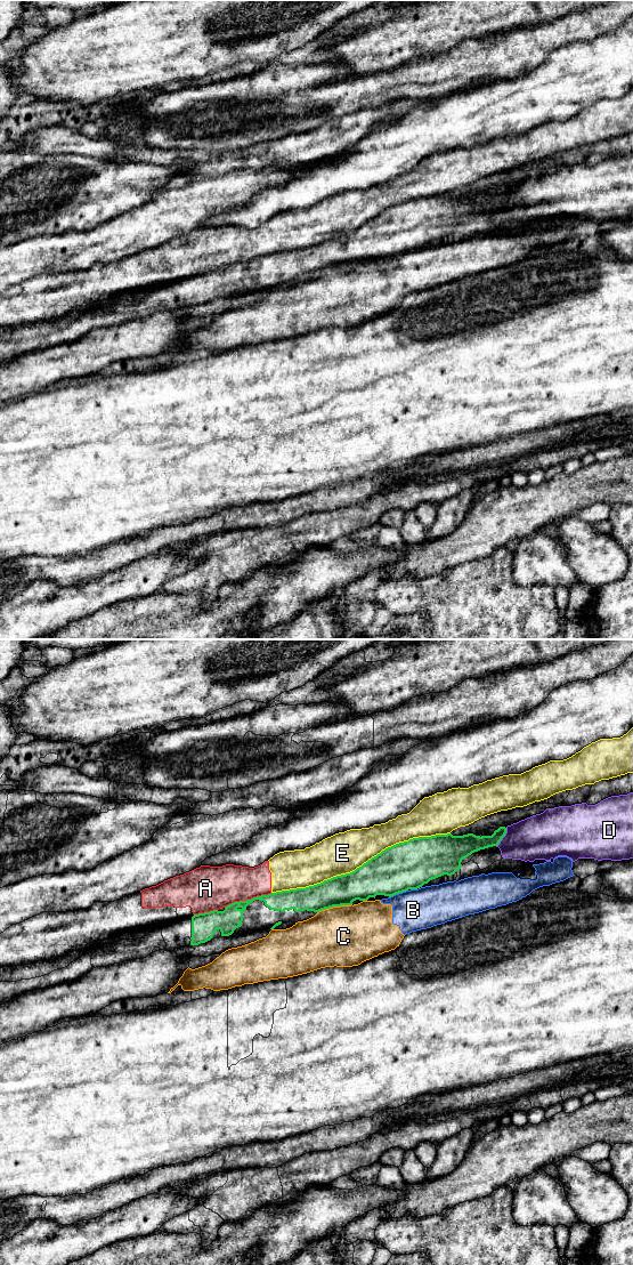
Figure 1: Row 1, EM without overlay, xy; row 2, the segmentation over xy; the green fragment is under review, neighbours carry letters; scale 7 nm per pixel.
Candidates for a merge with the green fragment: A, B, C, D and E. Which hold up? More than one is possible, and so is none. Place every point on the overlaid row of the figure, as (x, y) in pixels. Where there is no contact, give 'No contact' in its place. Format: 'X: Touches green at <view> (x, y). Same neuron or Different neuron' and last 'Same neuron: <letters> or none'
A: Touches green at xy (248, 900). Different neuron
B: Touches green at xy (398, 893). Different neuron
C: Touches green at xy (334, 905). Different neuron
D: Touches green at xy (503, 836). Different neuron
E: Touches green at xy (362, 865). Different neuron
Same neuron: none

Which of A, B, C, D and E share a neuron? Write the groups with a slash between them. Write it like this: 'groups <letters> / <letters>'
groups A E / B C / D

